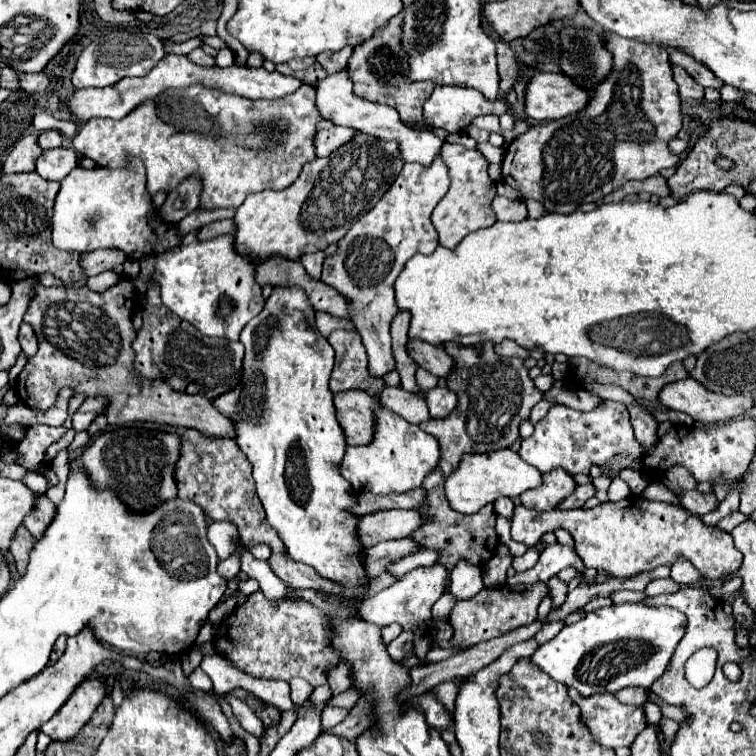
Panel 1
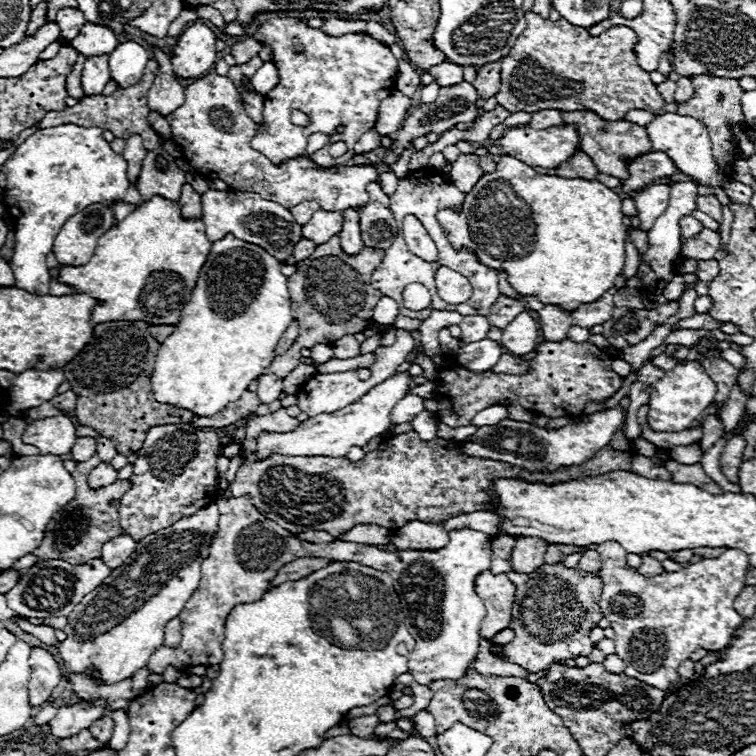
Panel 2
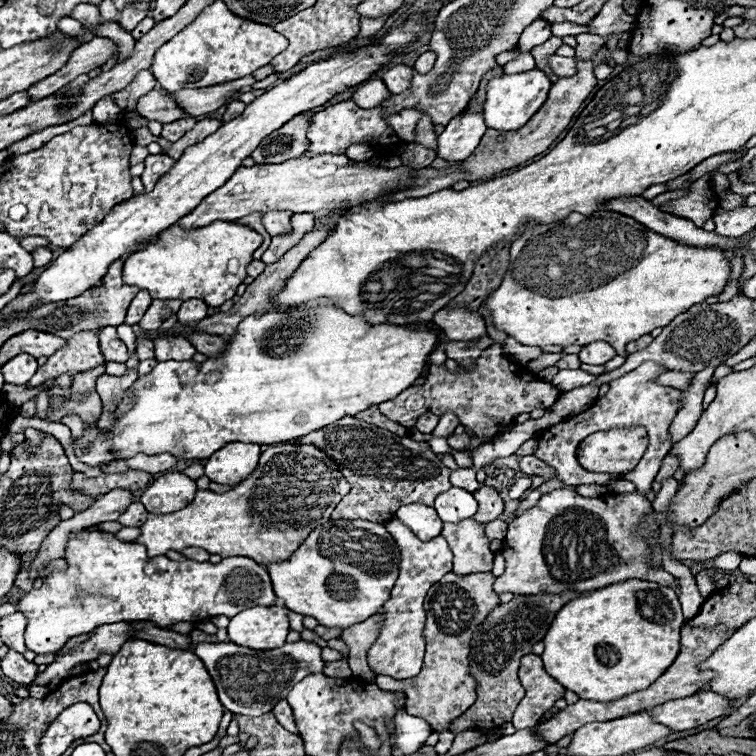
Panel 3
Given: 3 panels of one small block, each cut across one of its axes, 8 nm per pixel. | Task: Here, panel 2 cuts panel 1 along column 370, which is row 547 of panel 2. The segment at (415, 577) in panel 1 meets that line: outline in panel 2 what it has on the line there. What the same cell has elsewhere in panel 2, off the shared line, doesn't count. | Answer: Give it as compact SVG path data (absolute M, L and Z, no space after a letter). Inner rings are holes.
M604 542L596 548L602 558L602 570L600 578L604 582L602 596L600 596L600 608L604 618L610 620L612 630L616 632L614 646L616 654L624 660L626 668L624 674L636 680L642 680L654 688L668 690L670 686L680 686L678 682L678 664L696 648L706 648L709 652L717 652L726 648L734 630L742 624L742 616L734 610L734 600L740 594L740 590L746 586L746 568L748 568L748 556L738 549L727 549L722 556L712 560L700 560L696 564L690 564L688 568L680 572L662 572L658 576L642 576L632 568L626 566L626 550L618 542Z

